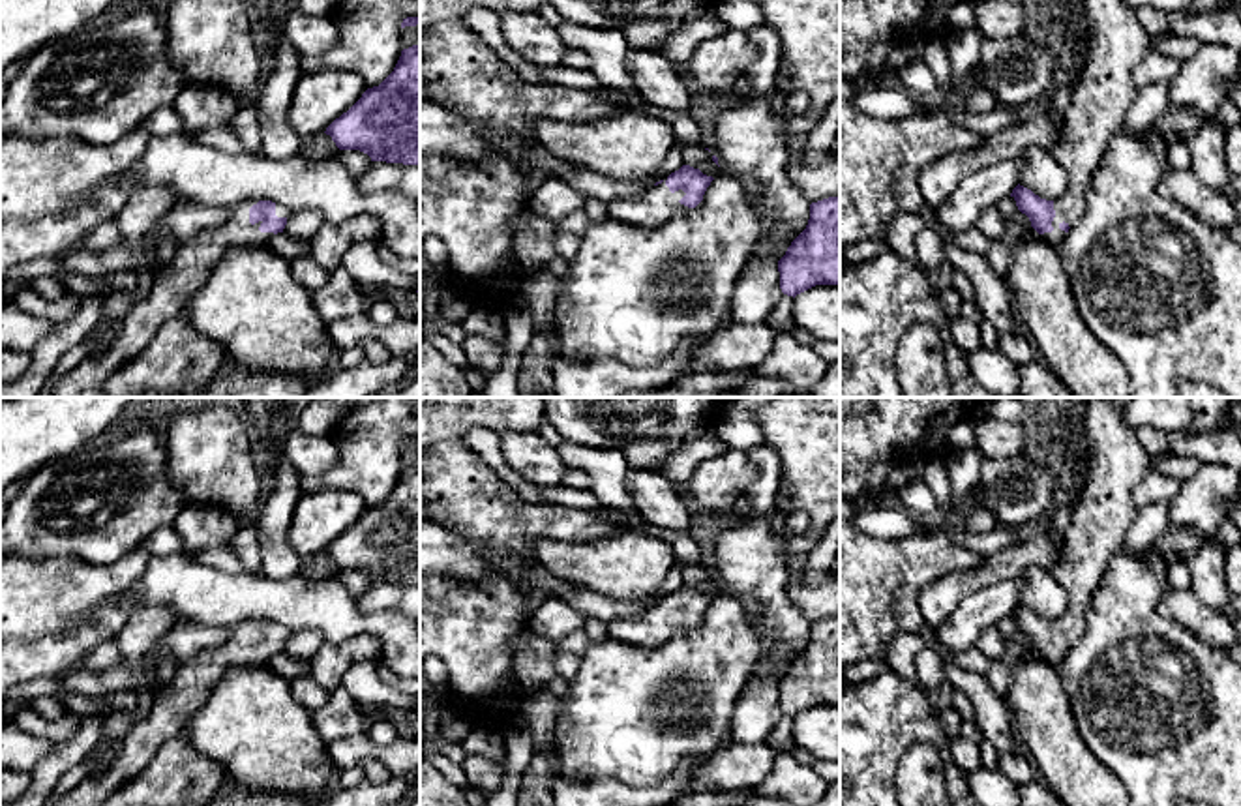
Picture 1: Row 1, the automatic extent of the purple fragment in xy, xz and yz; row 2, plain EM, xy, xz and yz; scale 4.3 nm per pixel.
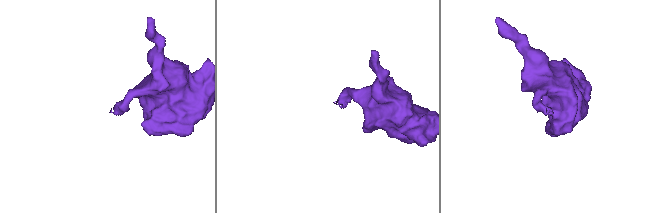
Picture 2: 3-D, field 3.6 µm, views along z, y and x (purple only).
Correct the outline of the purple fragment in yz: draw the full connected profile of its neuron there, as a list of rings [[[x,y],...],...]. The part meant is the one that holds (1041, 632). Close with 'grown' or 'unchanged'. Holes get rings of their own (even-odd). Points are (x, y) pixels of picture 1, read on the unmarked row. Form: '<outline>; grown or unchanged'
[[[1093,397],[1087,403],[1087,431],[1093,444],[1091,474],[1072,514],[1063,542],[1063,557],[1052,570],[1069,594],[1069,609],[1057,620],[1040,619],[1020,604],[1010,613],[1018,630],[1029,637],[1031,647],[1055,669],[1063,665],[1069,649],[1085,632],[1091,596],[1099,589],[1110,560],[1123,549],[1125,532],[1138,514],[1132,493],[1153,469],[1153,457],[1140,444],[1136,431],[1125,422],[1123,409],[1110,397]]]; grown

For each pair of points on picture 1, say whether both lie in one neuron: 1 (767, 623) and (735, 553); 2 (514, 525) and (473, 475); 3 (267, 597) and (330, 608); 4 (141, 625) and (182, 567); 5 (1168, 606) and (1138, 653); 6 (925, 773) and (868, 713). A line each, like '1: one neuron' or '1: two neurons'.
1: one neuron
2: one neuron
3: one neuron
4: two neurons
5: two neurons
6: two neurons

